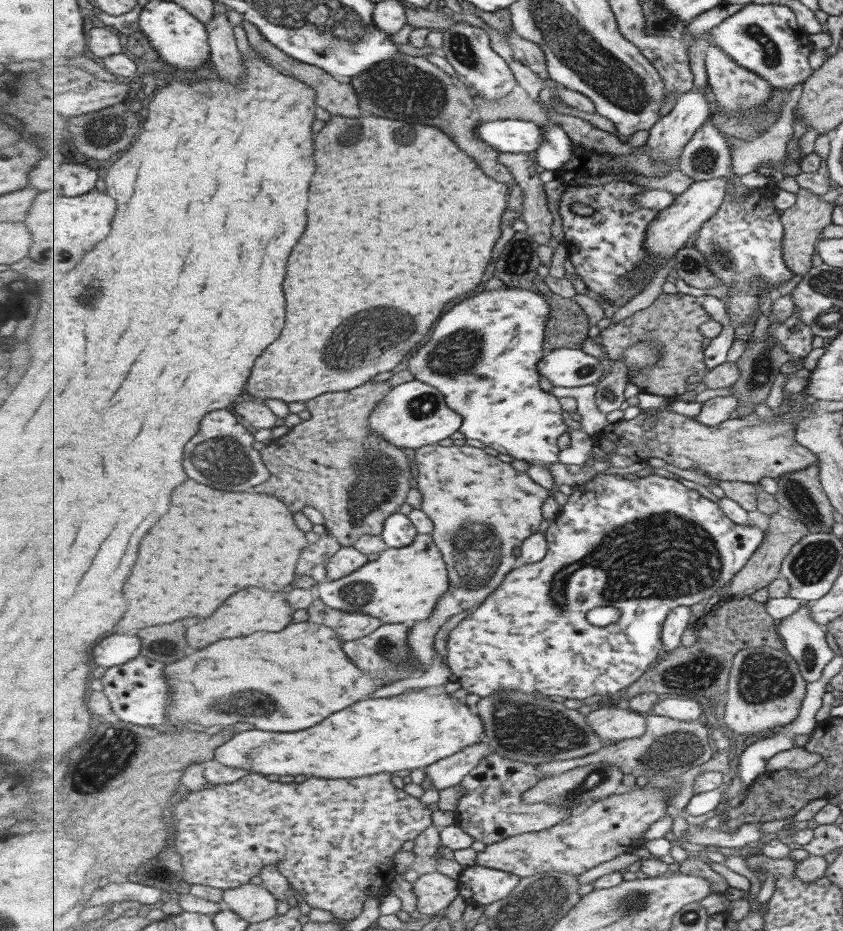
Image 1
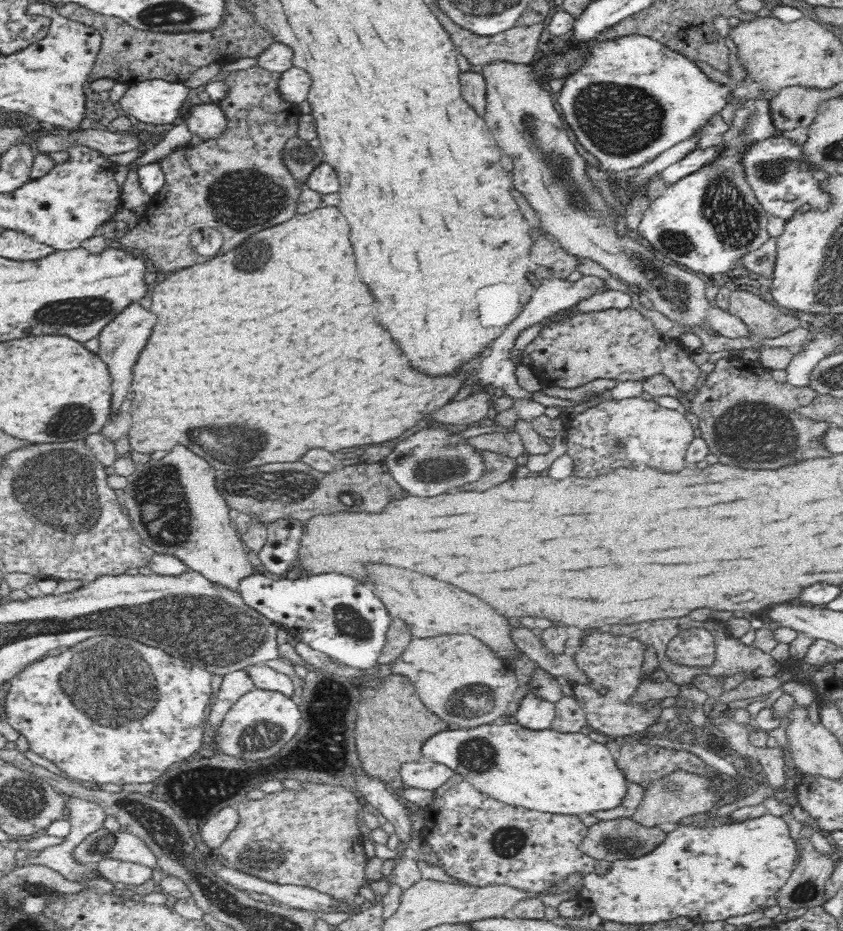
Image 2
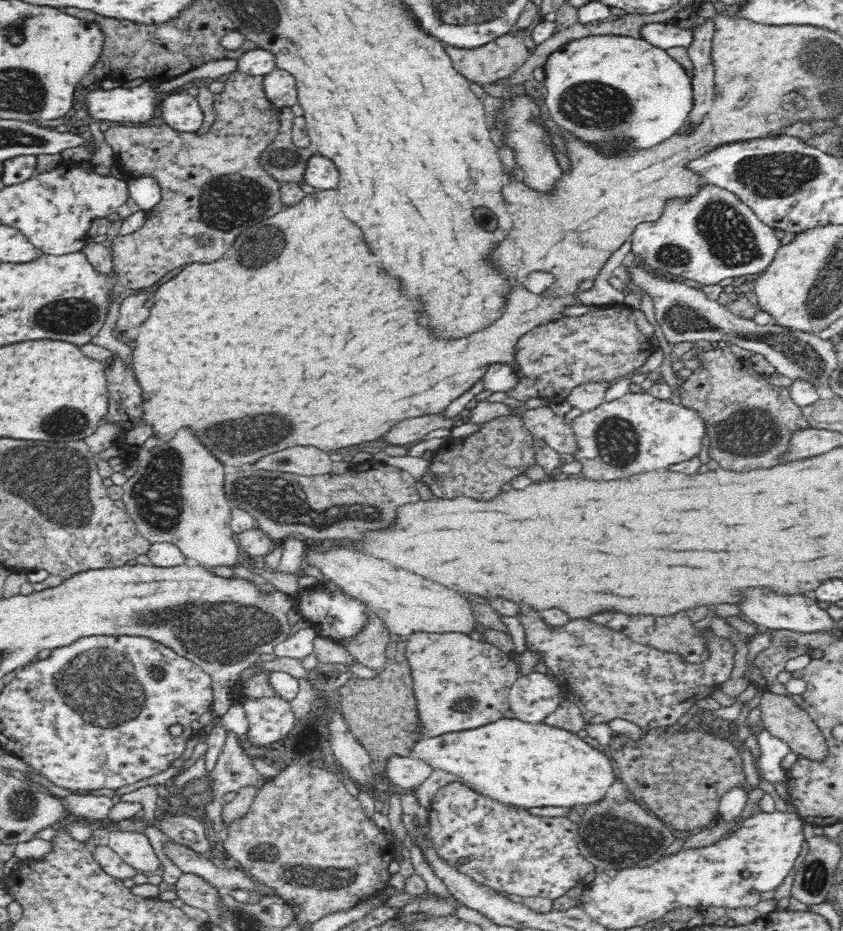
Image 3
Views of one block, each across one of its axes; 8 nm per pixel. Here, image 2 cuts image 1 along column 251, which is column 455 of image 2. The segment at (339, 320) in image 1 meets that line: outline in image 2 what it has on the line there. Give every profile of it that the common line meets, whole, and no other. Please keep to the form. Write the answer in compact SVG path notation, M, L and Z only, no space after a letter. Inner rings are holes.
M336 207L320 208L320 210L303 215L297 214L282 224L249 236L236 249L226 254L208 258L193 267L169 272L151 286L150 293L152 304L149 309L158 316L158 322L154 326L150 342L147 342L148 346L144 348L144 352L140 354L134 366L134 378L131 384L134 398L130 410L132 423L128 432L131 450L142 452L142 454L152 454L158 450L170 452L174 444L182 444L190 448L194 454L208 460L216 471L225 471L236 468L236 464L244 468L255 468L262 464L270 464L270 462L296 462L312 448L326 448L330 452L336 452L336 450L350 448L350 446L380 444L398 438L400 434L410 430L431 412L436 412L439 407L448 404L461 389L463 381L469 374L468 371L462 371L452 378L430 378L430 376L412 372L412 368L404 360L402 352L398 352L388 332L384 332L384 328L376 324L374 300L368 288L362 282L358 282L356 278L356 262L354 262L352 244L350 244L350 226L346 218L342 216L342 212ZM232 444L240 448L246 446L244 452L248 452L248 448L252 450L256 444L260 444L260 448L246 454L242 462L238 454L234 454L234 458L228 456L226 462L216 460L216 456L224 456L224 448L232 448Z

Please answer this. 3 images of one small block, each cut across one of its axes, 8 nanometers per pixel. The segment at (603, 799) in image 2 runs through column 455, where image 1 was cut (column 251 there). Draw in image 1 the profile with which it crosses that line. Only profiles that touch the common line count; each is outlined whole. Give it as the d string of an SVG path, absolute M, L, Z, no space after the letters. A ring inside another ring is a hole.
M410 689L391 698L370 698L353 707L337 712L331 720L317 724L309 730L297 732L269 732L255 728L236 734L216 752L215 762L243 768L261 775L297 776L326 779L354 779L361 776L397 772L401 770L426 769L439 760L458 755L465 748L484 741L484 722L479 713L473 712L465 702L451 694L429 694L419 689Z

